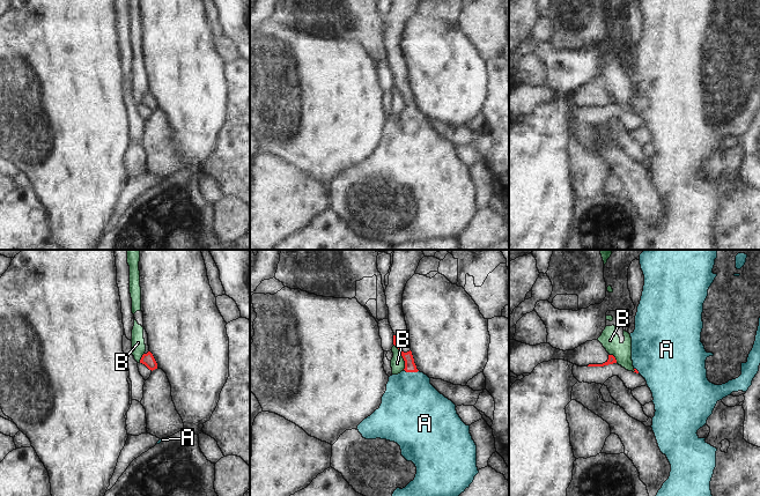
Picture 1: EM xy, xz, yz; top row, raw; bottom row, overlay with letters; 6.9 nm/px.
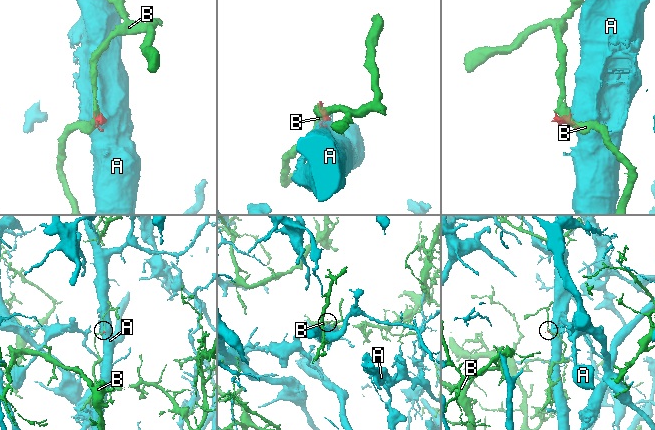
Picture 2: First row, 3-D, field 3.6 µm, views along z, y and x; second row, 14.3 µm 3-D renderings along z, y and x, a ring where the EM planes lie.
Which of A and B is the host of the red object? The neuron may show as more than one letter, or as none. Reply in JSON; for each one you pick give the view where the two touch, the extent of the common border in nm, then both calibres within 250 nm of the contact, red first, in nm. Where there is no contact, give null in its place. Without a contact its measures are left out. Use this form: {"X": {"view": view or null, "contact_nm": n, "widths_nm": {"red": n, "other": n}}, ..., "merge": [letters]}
{"A": {"view": "xz", "contact_nm": 110, "widths_nm": {"red": 80, "other": 420}}, "merge": ["A"]}

